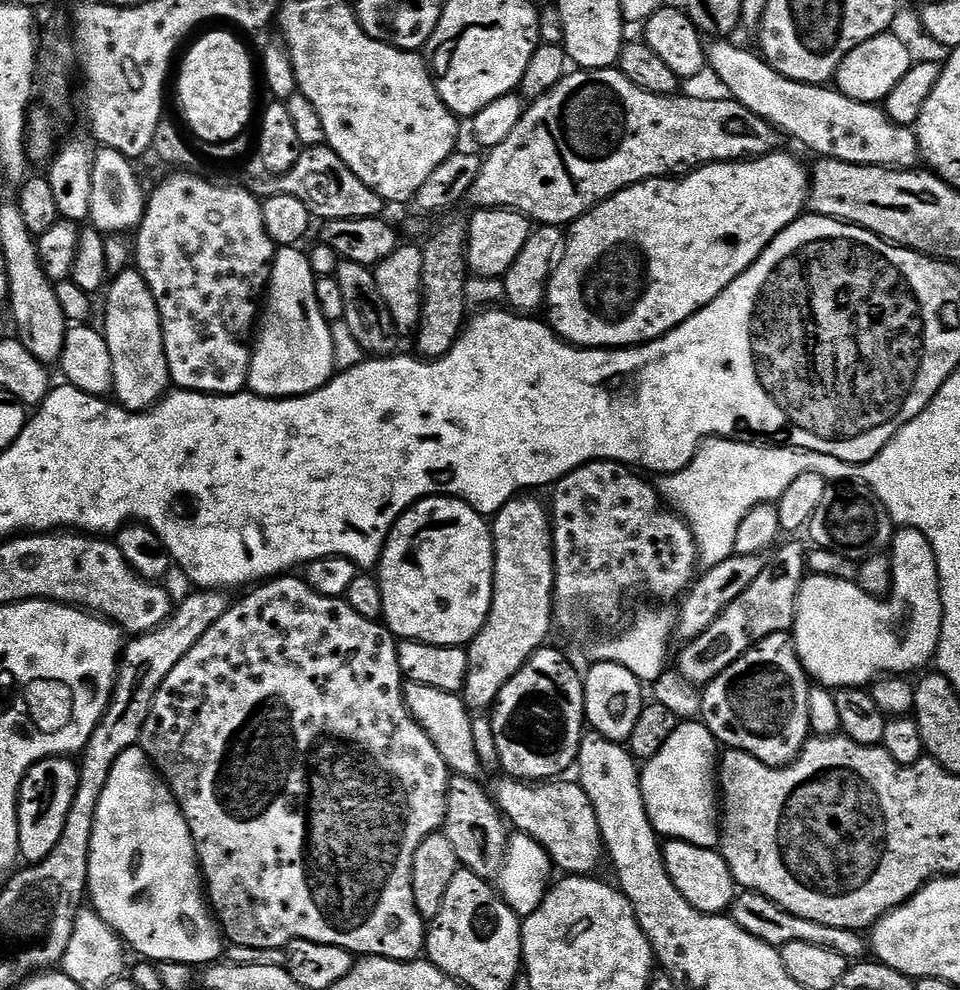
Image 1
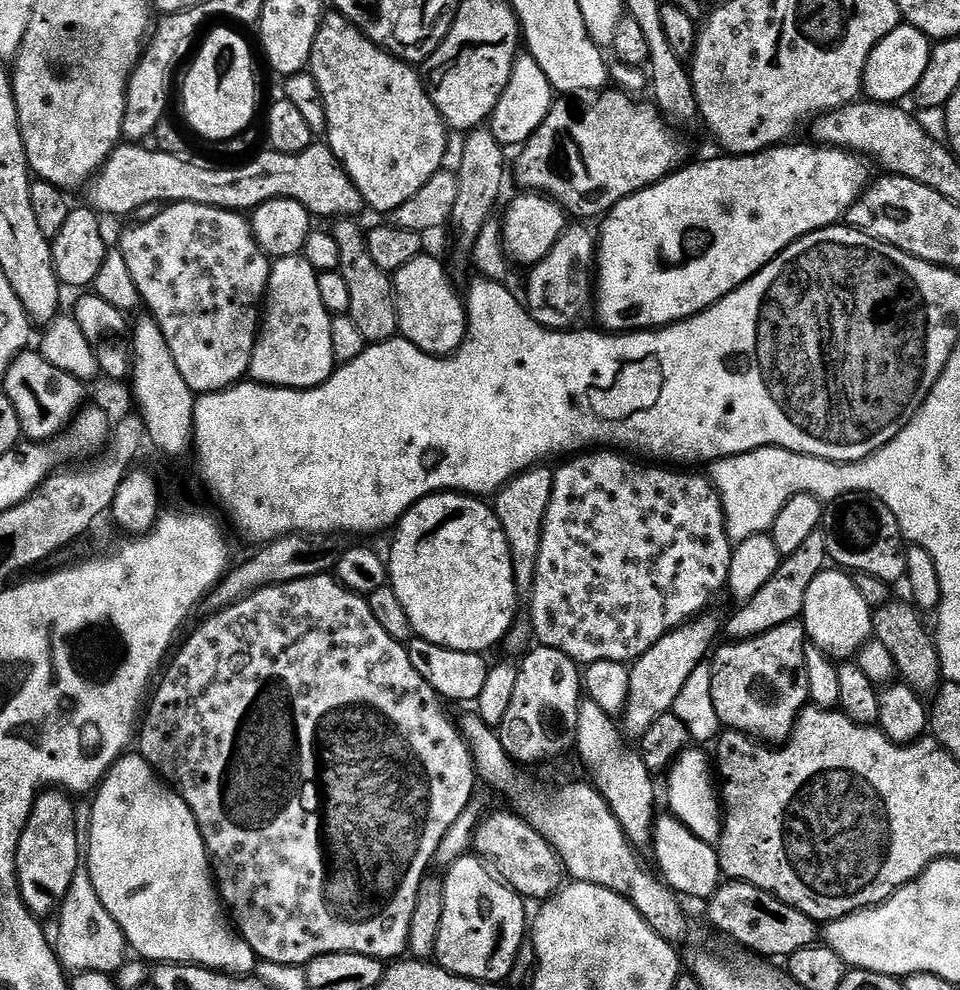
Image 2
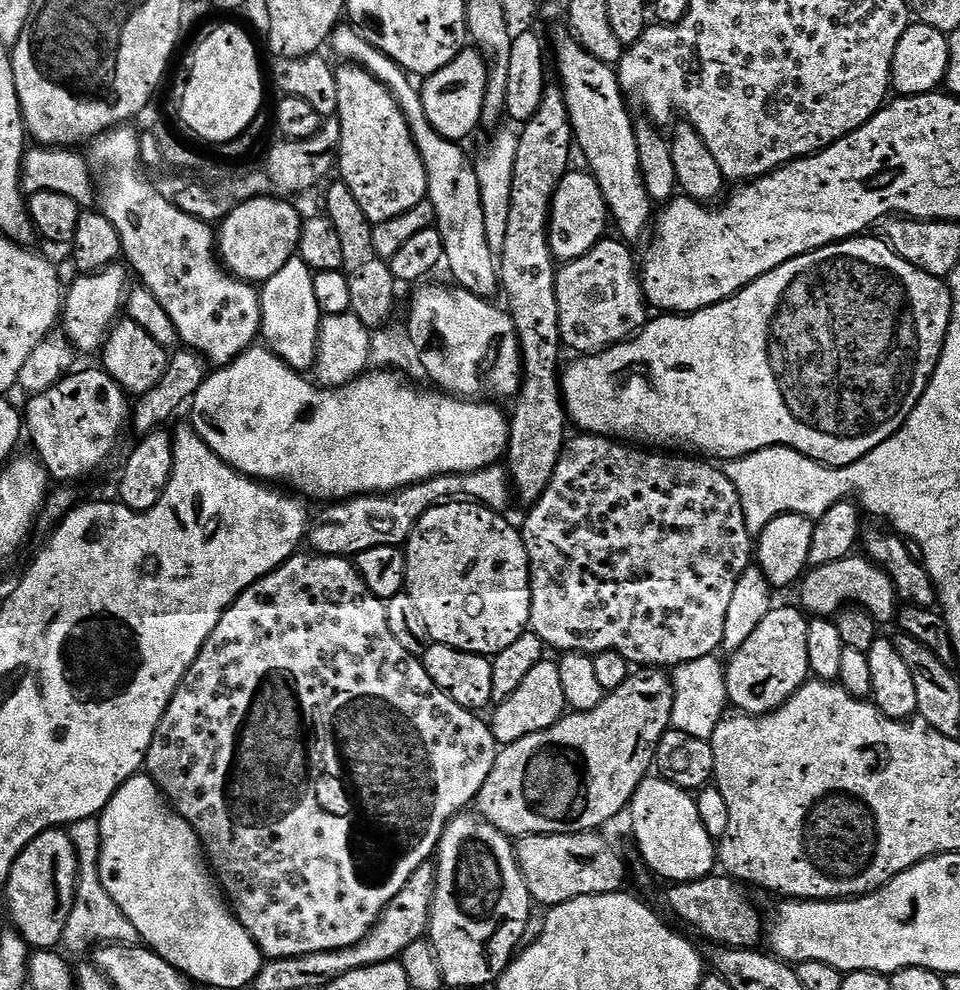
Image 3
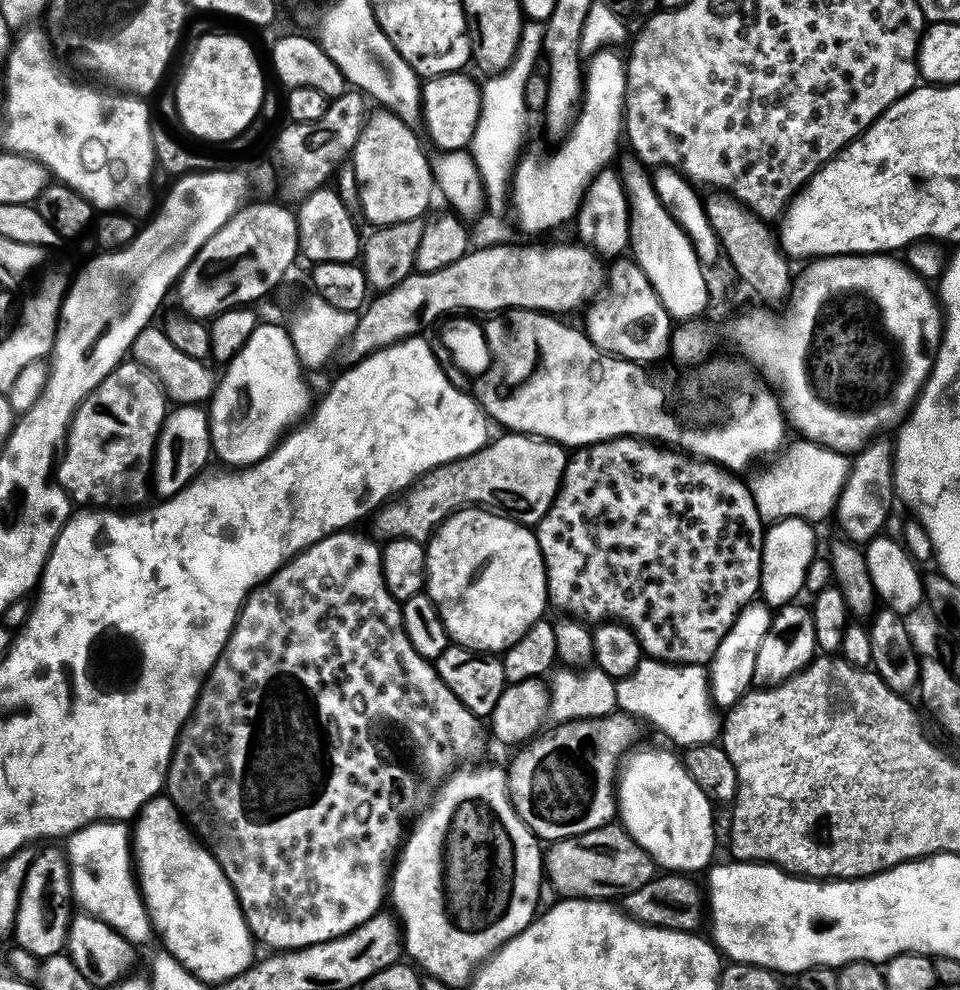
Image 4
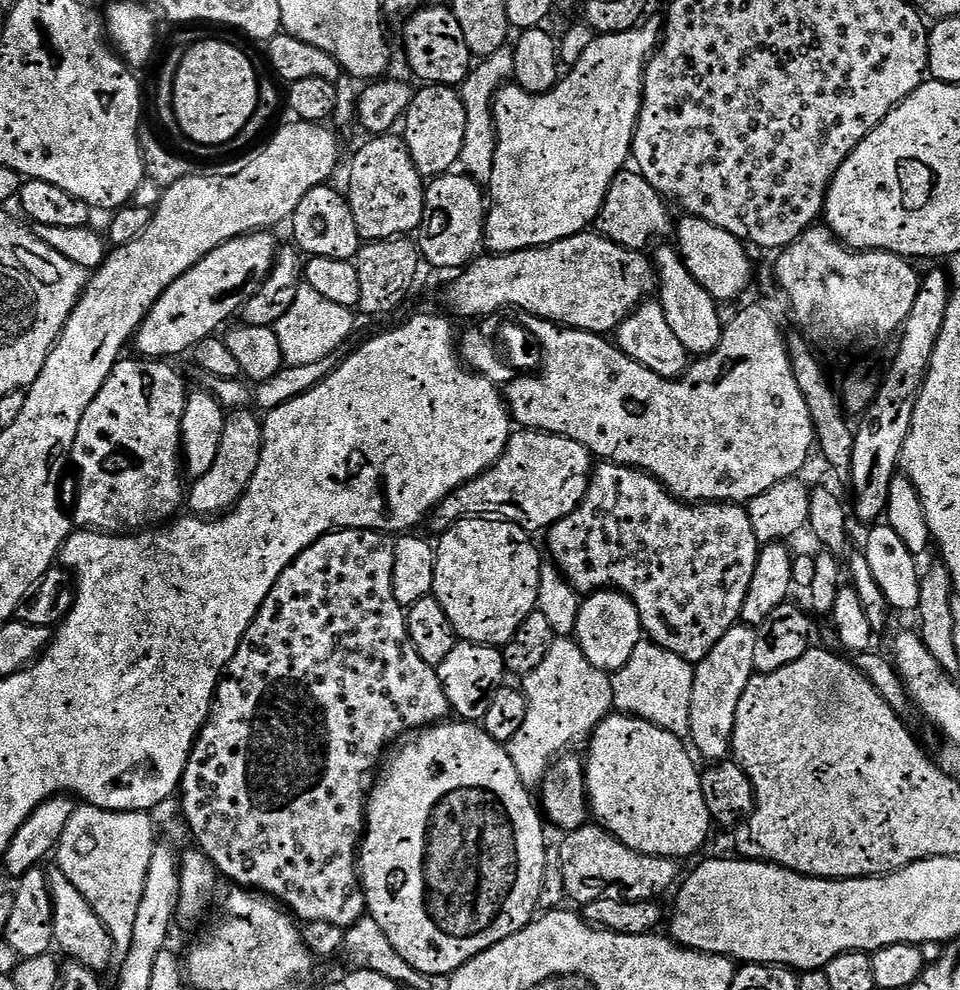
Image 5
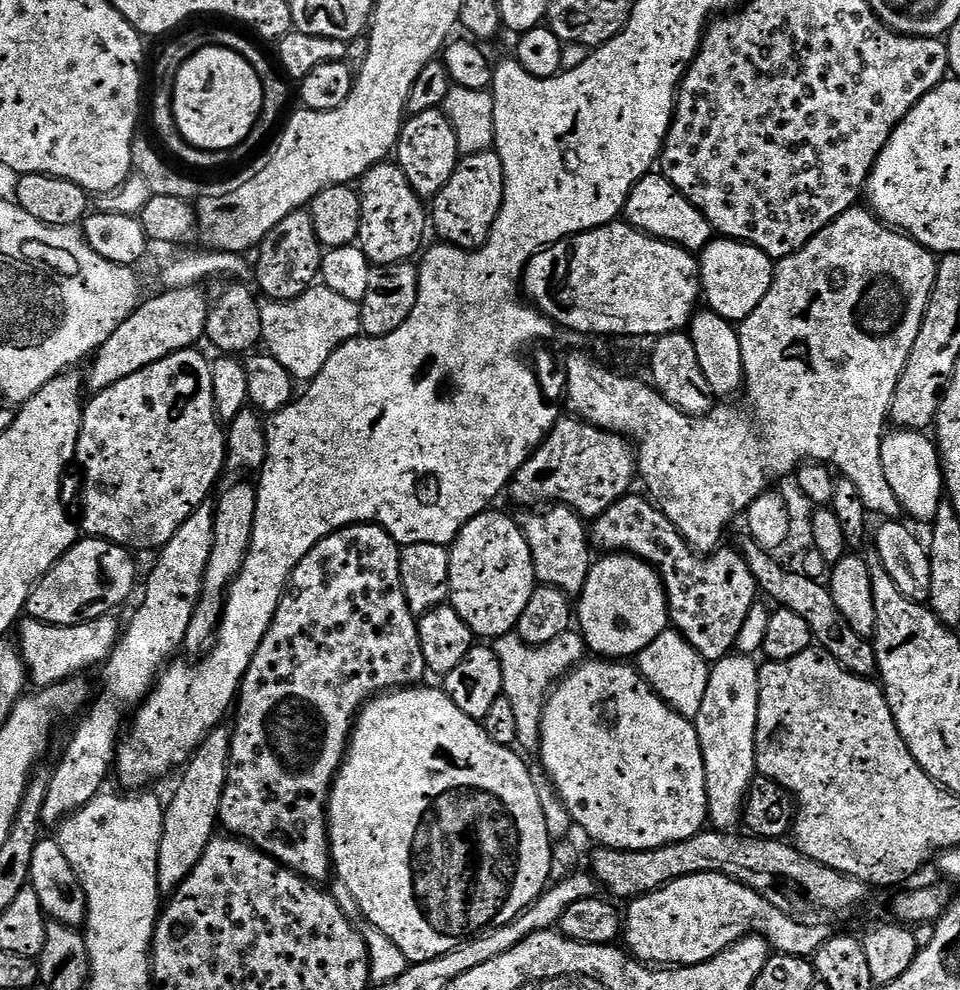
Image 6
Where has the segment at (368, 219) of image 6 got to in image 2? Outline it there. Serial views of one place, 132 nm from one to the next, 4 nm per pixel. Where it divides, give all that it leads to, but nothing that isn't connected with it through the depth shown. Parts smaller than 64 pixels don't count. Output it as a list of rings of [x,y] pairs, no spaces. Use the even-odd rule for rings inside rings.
[[[332,10],[323,17],[317,37],[314,38],[310,73],[314,82],[317,83],[318,90],[321,92],[322,102],[325,104],[325,114],[328,119],[326,143],[332,149],[333,154],[340,159],[340,164],[354,182],[354,186],[360,191],[360,197],[364,199],[365,205],[369,209],[372,207],[376,212],[391,214],[395,208],[402,206],[402,202],[406,202],[406,198],[414,198],[414,194],[418,194],[418,190],[422,190],[422,186],[426,186],[426,182],[430,182],[430,178],[434,173],[441,171],[445,167],[444,155],[448,152],[450,129],[444,123],[444,120],[440,117],[439,110],[428,96],[428,90],[424,86],[421,73],[413,65],[409,64],[407,60],[398,60],[392,53],[381,48],[379,44],[372,40],[367,40],[341,12]]]

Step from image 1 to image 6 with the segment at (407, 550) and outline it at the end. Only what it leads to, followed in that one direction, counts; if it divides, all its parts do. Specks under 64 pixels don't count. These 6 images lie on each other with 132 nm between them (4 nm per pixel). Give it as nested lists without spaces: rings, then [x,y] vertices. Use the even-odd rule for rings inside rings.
[[[504,512],[478,514],[450,545],[450,605],[476,638],[497,638],[511,633],[538,586],[530,546],[519,523]]]

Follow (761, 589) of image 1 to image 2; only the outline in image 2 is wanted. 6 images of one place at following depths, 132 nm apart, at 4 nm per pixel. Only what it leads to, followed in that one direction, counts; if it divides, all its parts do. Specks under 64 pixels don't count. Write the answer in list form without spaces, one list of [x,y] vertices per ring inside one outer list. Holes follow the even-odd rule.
[[[820,530],[814,531],[798,550],[781,559],[774,578],[770,578],[770,582],[766,582],[766,586],[762,586],[762,590],[758,590],[754,598],[741,603],[737,607],[740,609],[728,622],[726,620],[726,632],[728,628],[729,634],[732,635],[729,637],[733,641],[750,640],[754,636],[761,636],[774,630],[774,626],[793,623],[803,613],[806,590],[810,590],[810,582],[814,582],[819,572],[825,571],[827,560],[824,533]]]

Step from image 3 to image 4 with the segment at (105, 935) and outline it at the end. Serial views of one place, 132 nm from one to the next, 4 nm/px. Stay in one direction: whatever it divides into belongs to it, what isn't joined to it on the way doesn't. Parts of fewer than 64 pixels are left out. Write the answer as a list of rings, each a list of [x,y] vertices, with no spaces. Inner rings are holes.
[[[112,848],[108,856],[104,852],[92,852],[89,856],[72,856],[70,860],[72,870],[72,895],[75,903],[80,904],[87,915],[93,916],[95,920],[100,920],[104,924],[109,924],[119,936],[125,936],[127,940],[141,942],[140,940],[153,939],[154,929],[152,919],[148,917],[148,908],[144,905],[144,900],[137,881],[134,879],[134,868],[130,863],[130,856],[118,849]]]

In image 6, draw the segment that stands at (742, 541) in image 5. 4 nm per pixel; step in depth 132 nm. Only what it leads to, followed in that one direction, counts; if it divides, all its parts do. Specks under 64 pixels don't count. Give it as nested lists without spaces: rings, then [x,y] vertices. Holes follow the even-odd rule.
[[[629,494],[595,517],[590,524],[590,539],[597,549],[604,554],[627,554],[636,556],[651,564],[660,573],[664,582],[664,592],[668,596],[668,614],[671,627],[680,632],[707,662],[721,660],[736,647],[736,639],[746,616],[758,600],[758,589],[746,558],[735,547],[721,546],[715,552],[701,555],[684,541],[684,536],[666,518],[666,514],[647,495]]]

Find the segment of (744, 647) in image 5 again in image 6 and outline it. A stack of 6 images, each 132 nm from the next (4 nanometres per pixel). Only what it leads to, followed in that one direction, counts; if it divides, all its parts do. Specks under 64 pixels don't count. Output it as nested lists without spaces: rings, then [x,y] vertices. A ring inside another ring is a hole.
[[[729,654],[715,661],[710,668],[705,698],[694,719],[706,770],[709,823],[721,832],[735,831],[741,825],[748,791],[758,775],[756,727],[761,665],[754,661],[752,656],[739,654]]]

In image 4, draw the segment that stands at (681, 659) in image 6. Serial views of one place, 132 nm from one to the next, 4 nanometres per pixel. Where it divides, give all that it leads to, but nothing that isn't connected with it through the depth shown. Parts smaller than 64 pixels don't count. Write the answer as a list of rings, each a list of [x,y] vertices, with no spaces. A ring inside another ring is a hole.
[[[651,658],[643,659],[633,675],[616,685],[618,708],[635,718],[648,718],[662,733],[666,734],[681,748],[696,747],[715,743],[722,734],[722,720],[711,696],[711,681],[703,665],[673,665]]]

